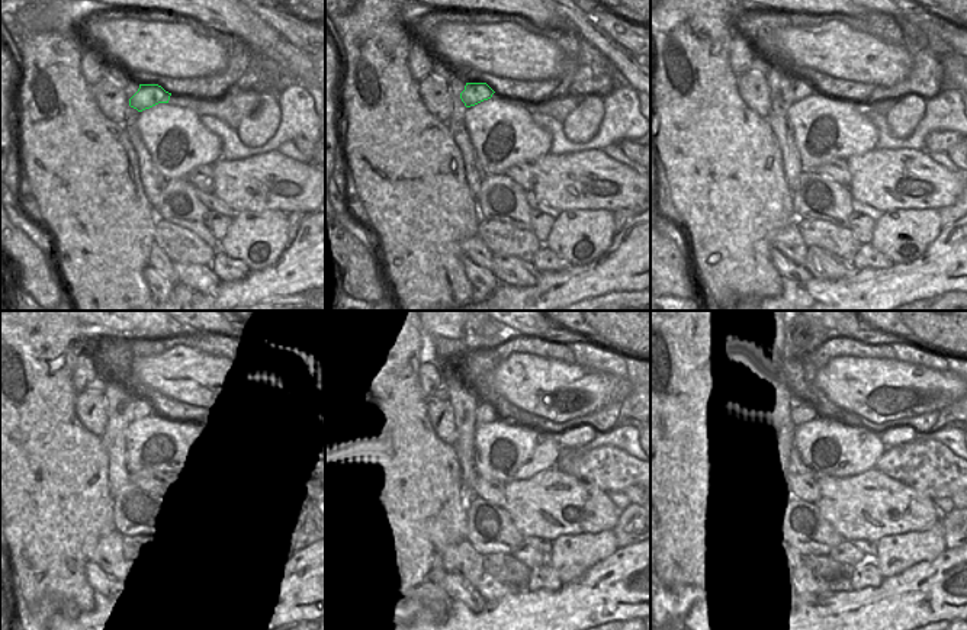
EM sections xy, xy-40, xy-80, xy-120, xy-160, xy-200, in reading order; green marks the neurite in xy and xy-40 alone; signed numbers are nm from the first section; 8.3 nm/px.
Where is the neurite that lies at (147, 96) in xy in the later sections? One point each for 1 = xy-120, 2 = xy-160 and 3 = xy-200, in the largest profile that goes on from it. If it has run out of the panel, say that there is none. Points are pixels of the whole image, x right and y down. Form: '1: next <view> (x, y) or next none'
1: next xy-120 (154, 410)
2: next xy-160 (485, 412)
3: next xy-200 (808, 411)

